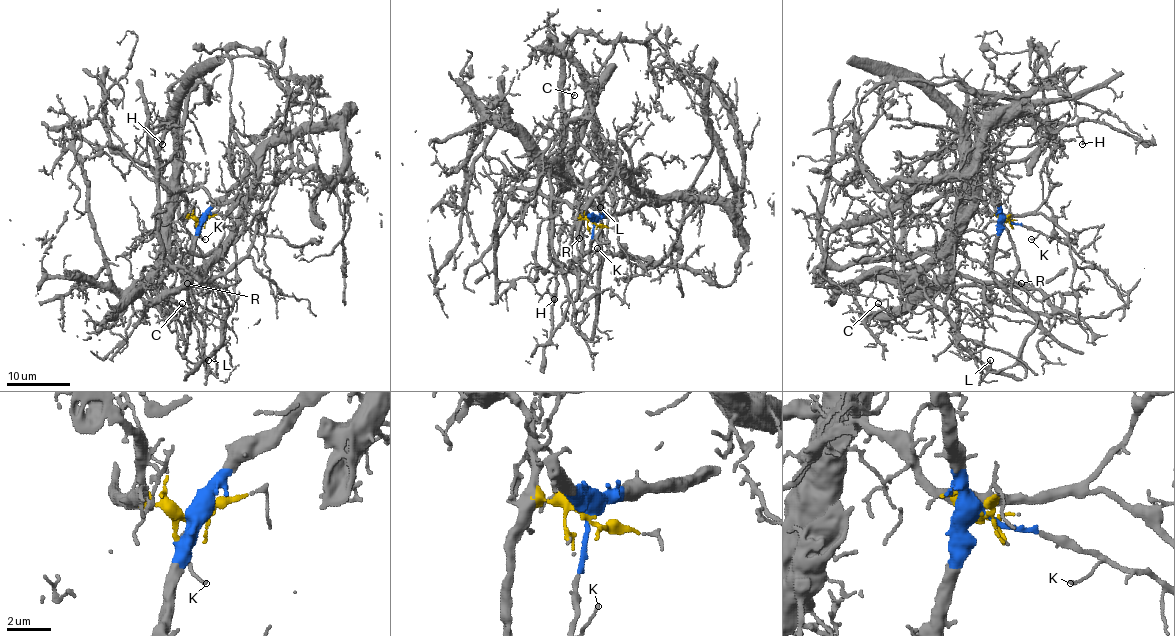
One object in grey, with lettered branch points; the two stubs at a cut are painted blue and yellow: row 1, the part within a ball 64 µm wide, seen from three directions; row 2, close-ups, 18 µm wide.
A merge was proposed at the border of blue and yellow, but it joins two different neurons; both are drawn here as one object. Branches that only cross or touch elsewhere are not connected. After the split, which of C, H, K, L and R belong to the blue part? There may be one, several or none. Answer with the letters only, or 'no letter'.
K, L, R

